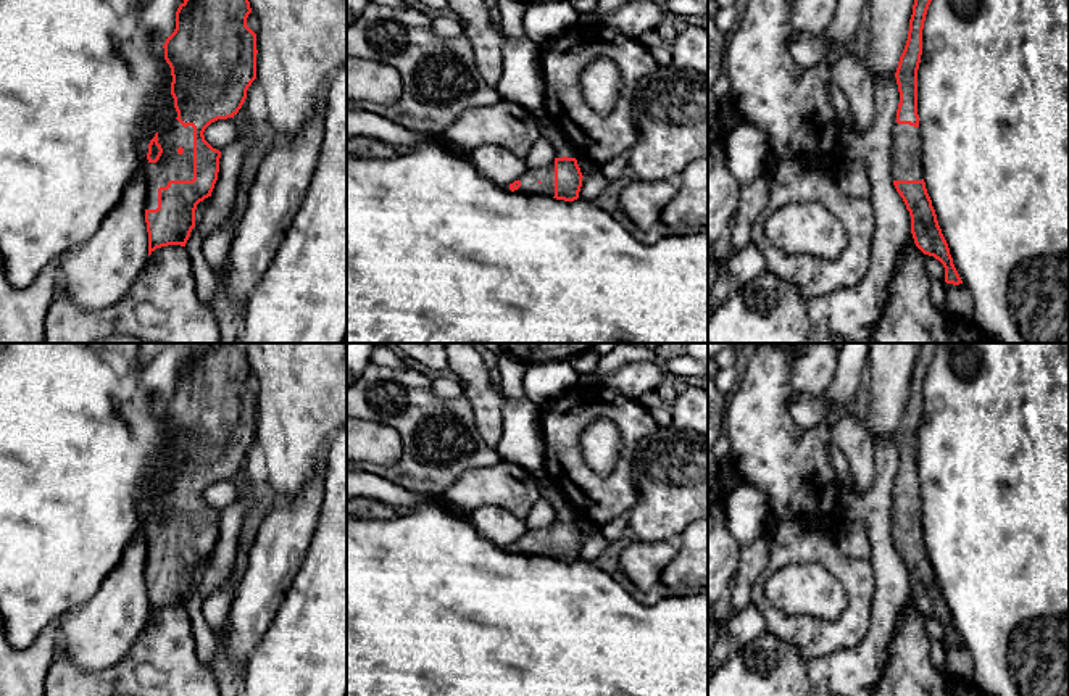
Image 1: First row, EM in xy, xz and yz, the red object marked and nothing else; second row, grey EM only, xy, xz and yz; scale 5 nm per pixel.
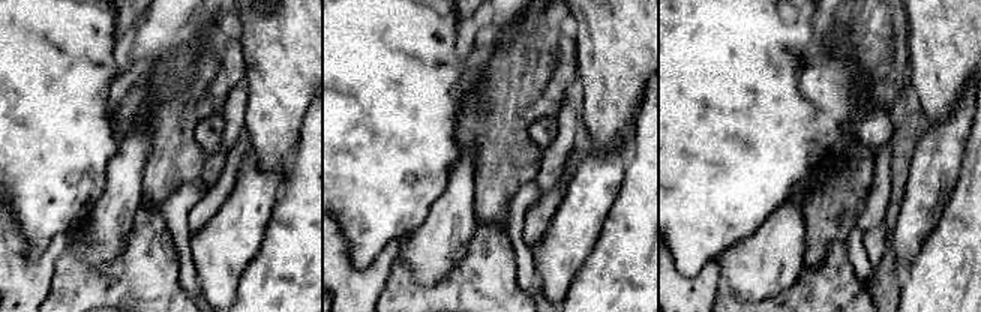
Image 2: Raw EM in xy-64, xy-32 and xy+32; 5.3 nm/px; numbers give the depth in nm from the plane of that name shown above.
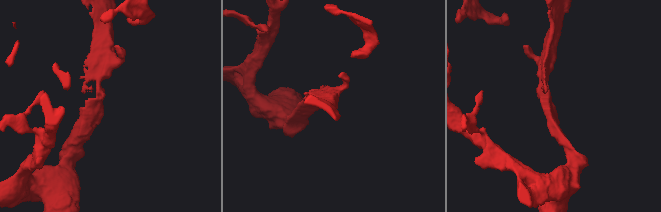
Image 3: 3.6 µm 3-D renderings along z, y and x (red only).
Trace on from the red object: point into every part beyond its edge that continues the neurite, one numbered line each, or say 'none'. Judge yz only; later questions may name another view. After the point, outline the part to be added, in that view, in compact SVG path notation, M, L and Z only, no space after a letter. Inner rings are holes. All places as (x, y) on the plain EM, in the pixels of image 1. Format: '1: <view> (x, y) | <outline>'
1: yz (905, 522) | M893 485L890 538L892 541L922 541L921 490L909 485Z

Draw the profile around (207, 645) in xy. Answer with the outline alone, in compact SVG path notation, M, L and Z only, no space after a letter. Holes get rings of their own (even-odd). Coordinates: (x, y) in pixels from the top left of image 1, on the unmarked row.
M211 557L205 559L197 566L195 588L192 590L190 598L185 604L185 611L189 614L192 625L192 635L195 640L195 652L198 659L206 665L210 665L210 662L214 659L216 652L219 651L219 640L203 615L202 609L203 599L198 588L205 572L210 569L210 562Z

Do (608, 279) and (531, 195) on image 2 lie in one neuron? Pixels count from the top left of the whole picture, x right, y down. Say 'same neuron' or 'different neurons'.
different neurons

